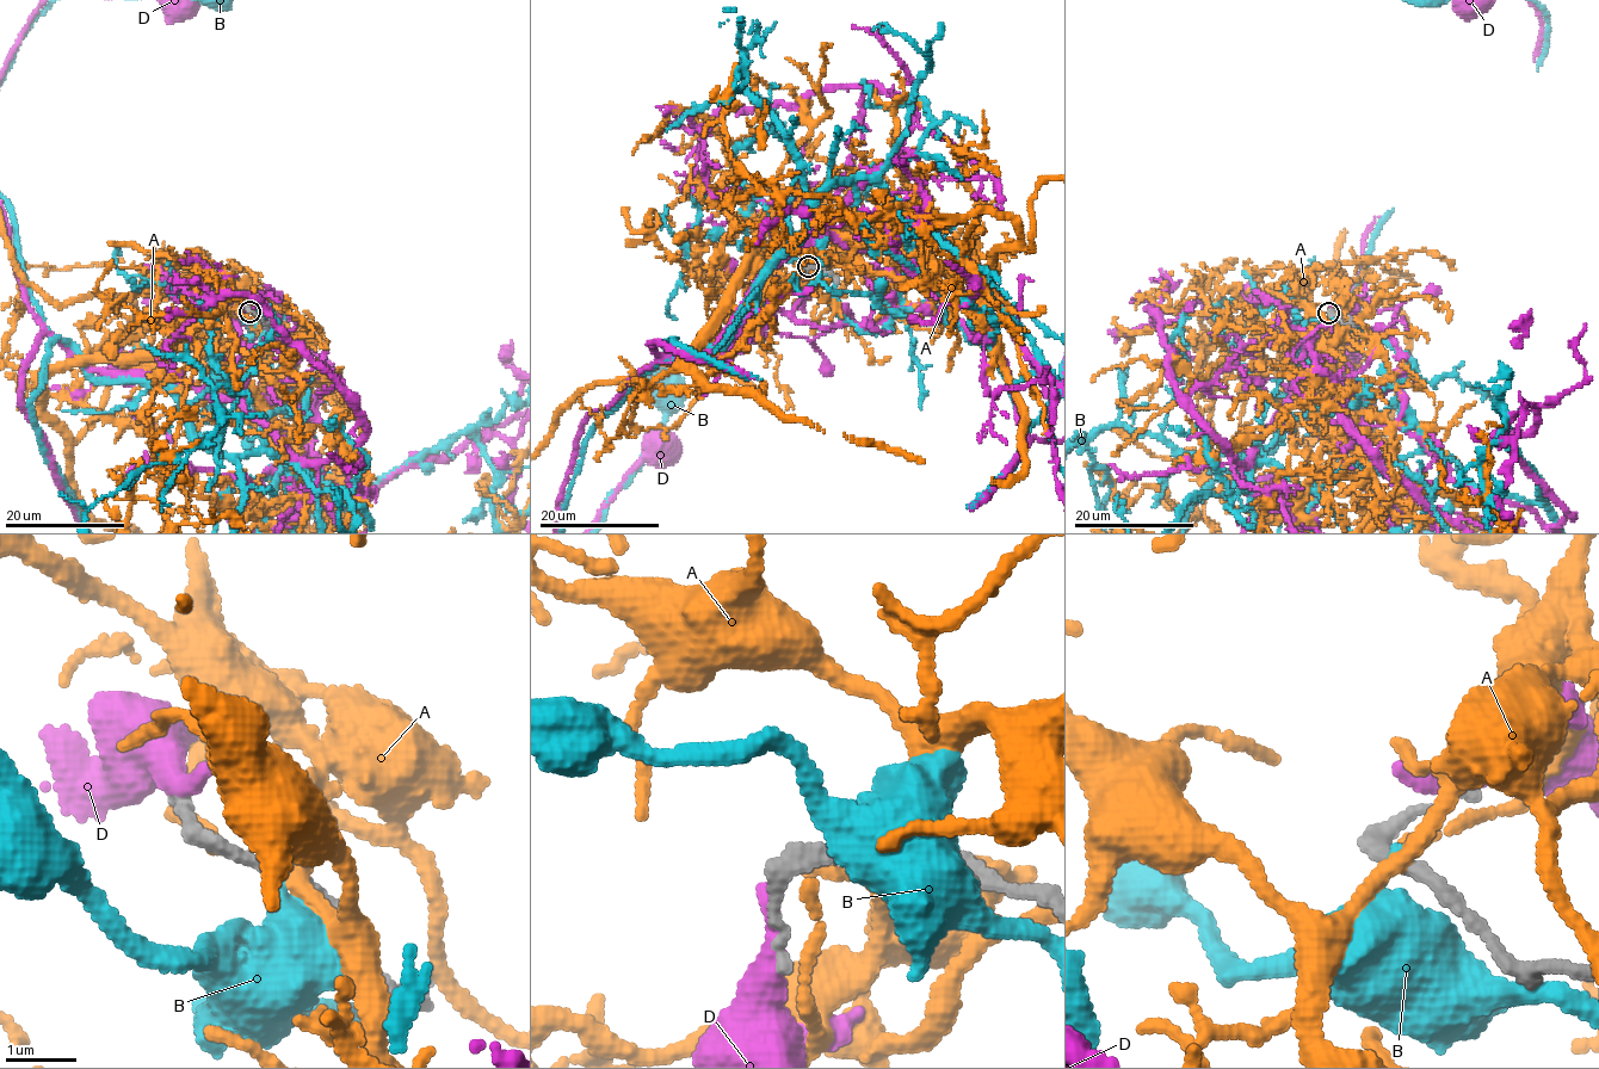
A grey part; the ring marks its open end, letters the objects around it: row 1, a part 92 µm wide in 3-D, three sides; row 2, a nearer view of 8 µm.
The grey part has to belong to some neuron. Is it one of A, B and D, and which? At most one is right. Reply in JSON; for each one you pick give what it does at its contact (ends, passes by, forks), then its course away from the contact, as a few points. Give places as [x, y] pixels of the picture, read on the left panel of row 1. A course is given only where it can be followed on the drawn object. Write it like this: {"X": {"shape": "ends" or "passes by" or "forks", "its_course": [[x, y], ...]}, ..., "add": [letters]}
{"add": []}

